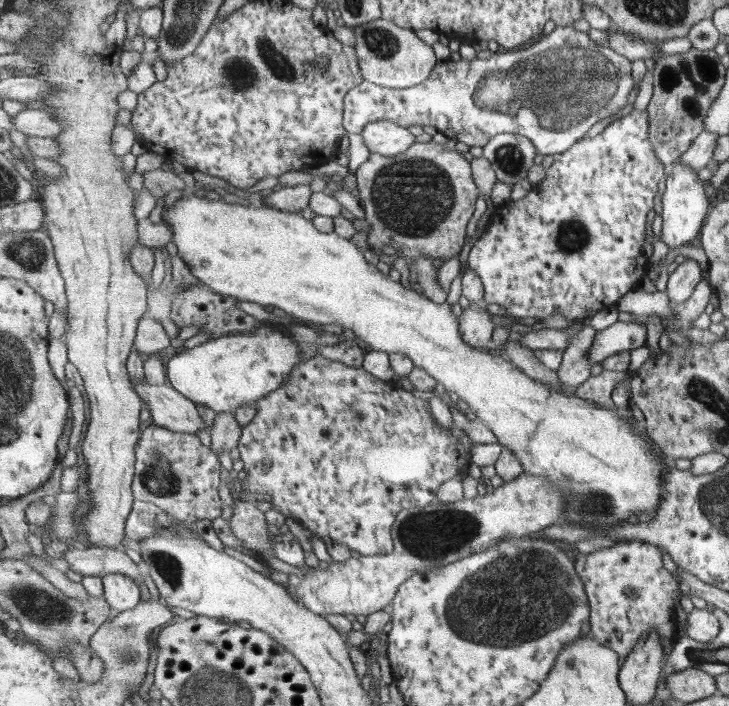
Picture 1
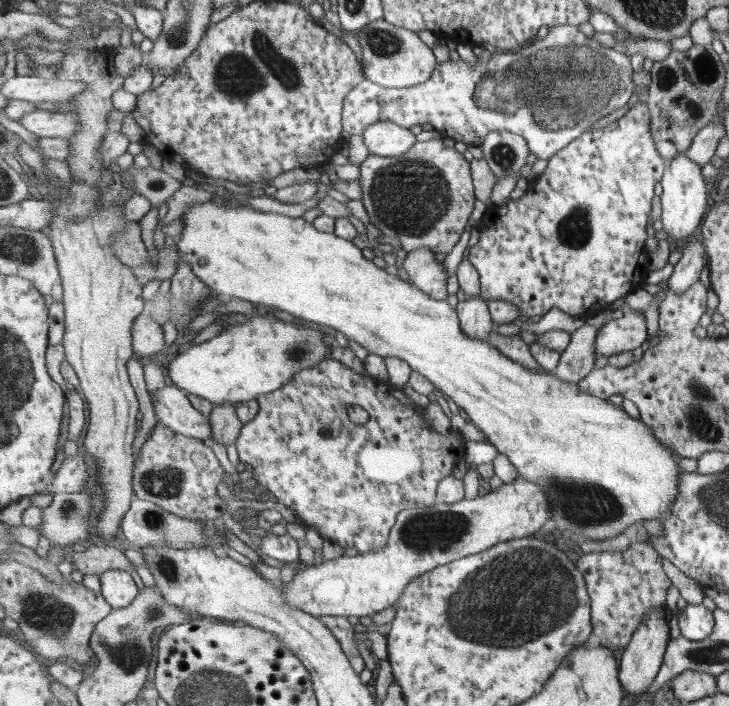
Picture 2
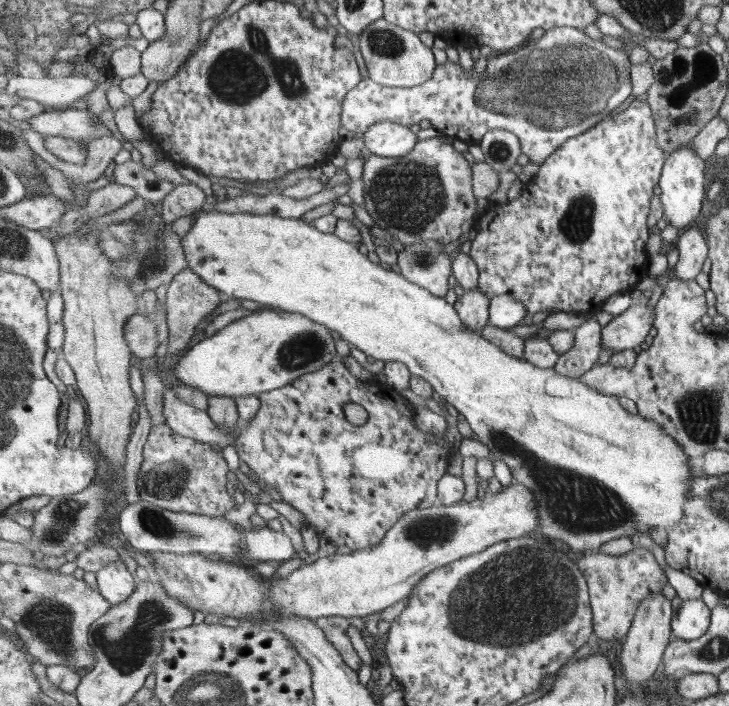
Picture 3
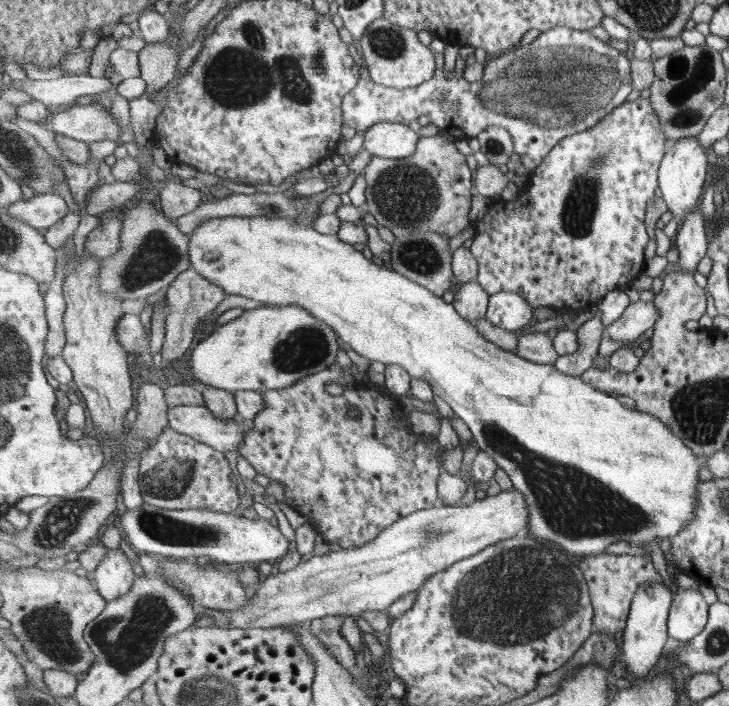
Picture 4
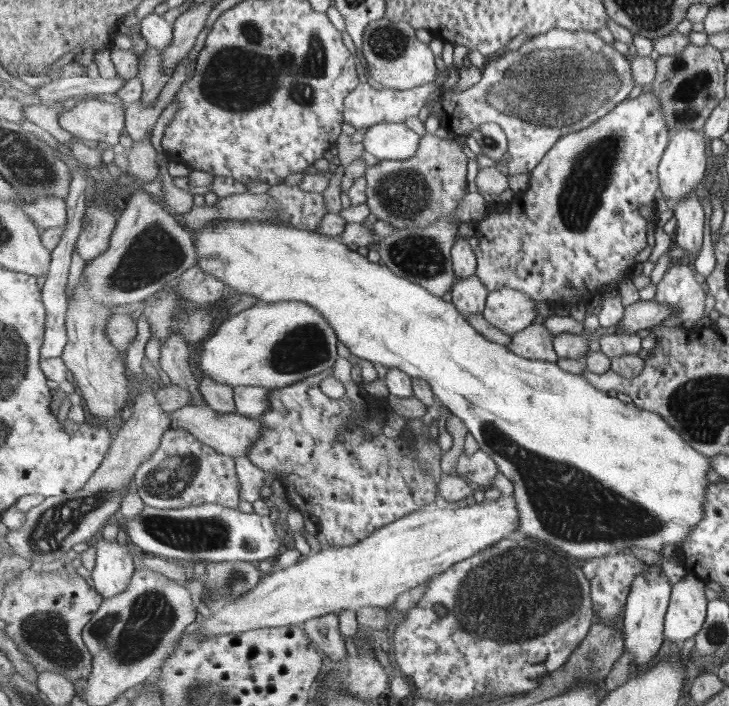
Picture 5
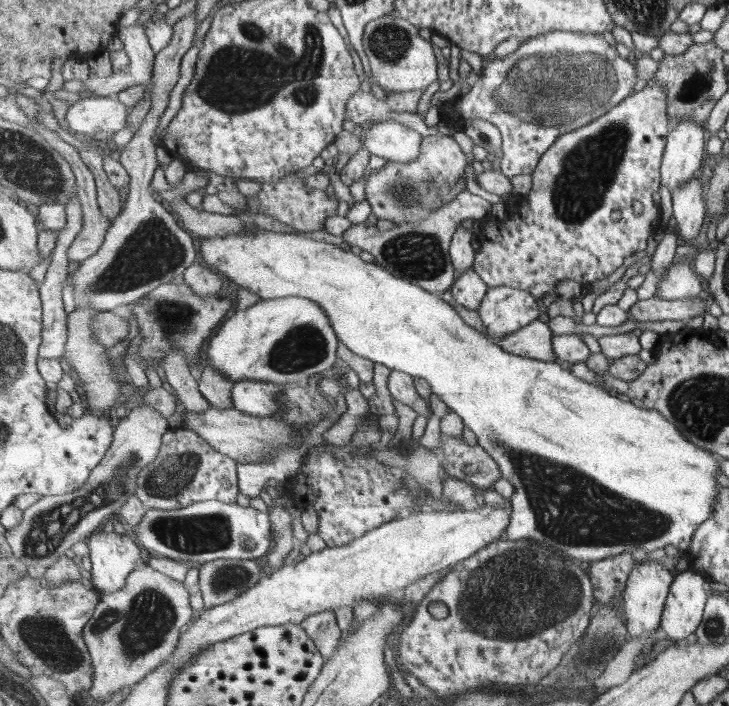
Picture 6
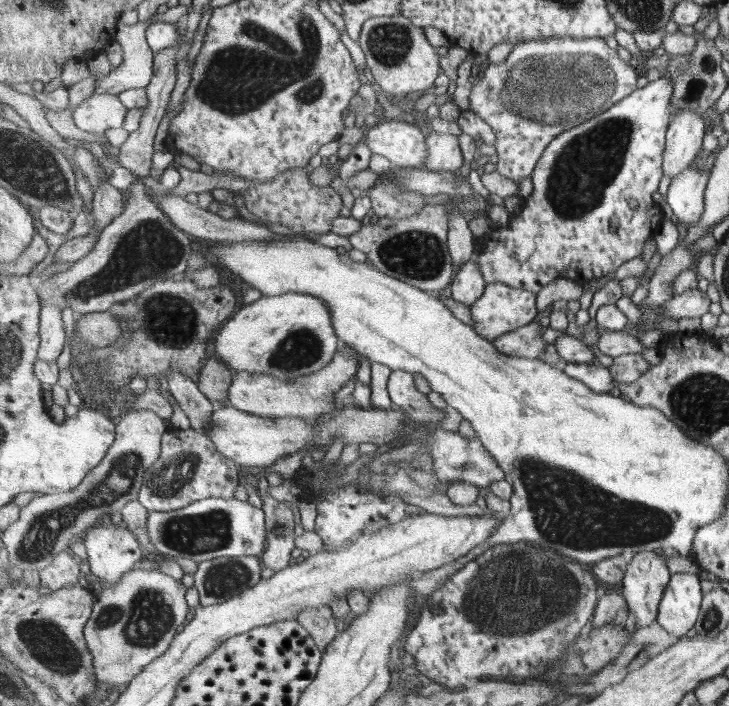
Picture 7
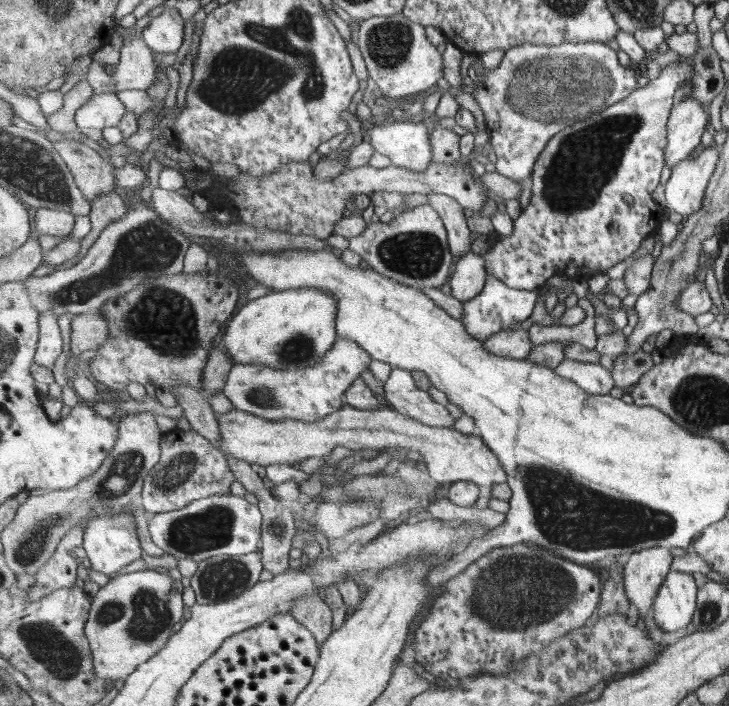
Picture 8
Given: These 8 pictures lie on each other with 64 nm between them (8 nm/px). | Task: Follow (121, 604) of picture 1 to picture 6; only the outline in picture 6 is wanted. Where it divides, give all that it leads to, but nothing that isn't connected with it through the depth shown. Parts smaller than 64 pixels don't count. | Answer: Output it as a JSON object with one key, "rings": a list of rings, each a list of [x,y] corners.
{"rings":[[[97,530],[87,539],[93,570],[91,581],[96,590],[115,592],[125,587],[127,577],[135,570],[135,564],[146,556],[131,536],[117,532]]]}

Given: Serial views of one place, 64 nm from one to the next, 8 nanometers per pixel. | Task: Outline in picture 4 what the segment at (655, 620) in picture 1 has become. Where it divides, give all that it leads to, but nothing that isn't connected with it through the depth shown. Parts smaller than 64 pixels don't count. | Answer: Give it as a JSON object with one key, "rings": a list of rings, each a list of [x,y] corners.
{"rings":[[[637,552],[635,555],[611,553],[591,554],[579,564],[583,567],[590,585],[590,596],[594,604],[594,628],[615,634],[619,630],[626,630],[633,597],[637,595],[639,585],[662,583],[661,574],[655,570],[651,557]]]}

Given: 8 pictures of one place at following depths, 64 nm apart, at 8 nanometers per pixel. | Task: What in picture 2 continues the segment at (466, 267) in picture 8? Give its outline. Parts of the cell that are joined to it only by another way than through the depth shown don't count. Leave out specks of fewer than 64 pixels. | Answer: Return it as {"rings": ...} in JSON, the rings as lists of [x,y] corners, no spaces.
{"rings":[[[481,295],[466,296],[465,301],[456,305],[463,331],[473,338],[488,340],[489,333],[495,329],[489,303]]]}

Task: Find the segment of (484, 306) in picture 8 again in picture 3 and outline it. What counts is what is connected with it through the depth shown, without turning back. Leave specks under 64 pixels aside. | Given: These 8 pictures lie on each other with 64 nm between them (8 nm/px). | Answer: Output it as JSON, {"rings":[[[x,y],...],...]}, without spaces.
{"rings":[[[495,295],[490,299],[490,322],[499,328],[515,328],[528,323],[530,316],[527,305],[513,295]]]}

